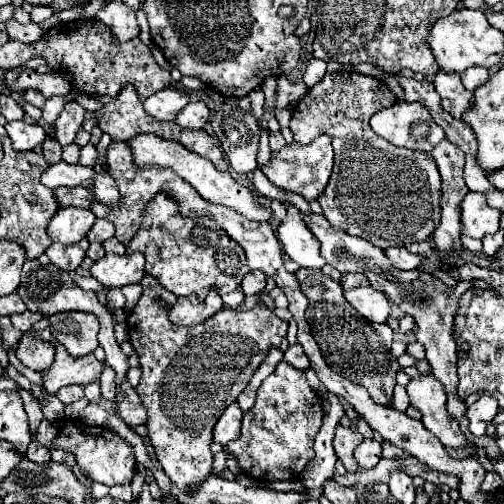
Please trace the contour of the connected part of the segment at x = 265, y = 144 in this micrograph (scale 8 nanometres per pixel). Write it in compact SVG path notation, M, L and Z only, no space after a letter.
M262 129L262 134L259 139L259 150L258 150L258 164L259 168L264 167L270 158L272 157L272 151L269 146L269 131L267 129Z

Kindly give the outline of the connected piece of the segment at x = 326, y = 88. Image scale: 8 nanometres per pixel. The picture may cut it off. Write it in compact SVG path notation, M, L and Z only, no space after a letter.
M355 71L327 73L295 103L289 125L297 143L311 143L321 133L333 137L333 177L317 201L335 229L367 239L381 249L425 241L439 223L441 179L433 157L395 147L369 127L373 113L396 101L391 89L375 77Z

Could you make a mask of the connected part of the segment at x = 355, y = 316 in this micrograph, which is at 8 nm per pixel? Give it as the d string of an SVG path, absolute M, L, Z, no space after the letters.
M303 267L297 271L297 279L301 283L303 295L309 299L307 305L307 323L311 327L311 333L323 353L323 359L327 365L337 371L339 375L345 375L353 383L359 383L369 391L369 395L381 403L387 405L393 387L395 387L395 375L397 375L397 359L391 355L391 343L393 343L393 331L387 323L371 323L365 317L361 317L343 297L343 287L323 275L321 271L309 271Z

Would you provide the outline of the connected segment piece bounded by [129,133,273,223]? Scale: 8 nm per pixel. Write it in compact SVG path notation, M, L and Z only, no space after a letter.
M139 135L139 137L135 137L133 141L129 141L129 145L131 145L131 149L133 149L133 157L135 157L135 163L139 165L139 167L149 167L149 165L157 165L157 167L169 167L169 169L173 169L179 177L183 177L187 183L191 183L193 185L193 189L197 189L197 193L203 197L203 199L207 199L207 201L211 201L211 203L221 203L221 205L225 205L225 207L231 207L231 209L235 209L237 213L241 213L243 217L247 217L247 219L251 219L251 221L257 221L257 223L269 223L273 217L271 217L271 211L269 209L265 209L265 207L261 207L257 201L255 201L255 197L253 197L253 193L247 189L247 187L243 187L243 185L239 185L229 173L223 173L223 171L219 171L209 159L203 159L201 155L197 155L197 153L193 153L193 151L187 151L183 145L179 145L177 141L165 141L165 139L161 139L161 137L155 137L155 135Z

